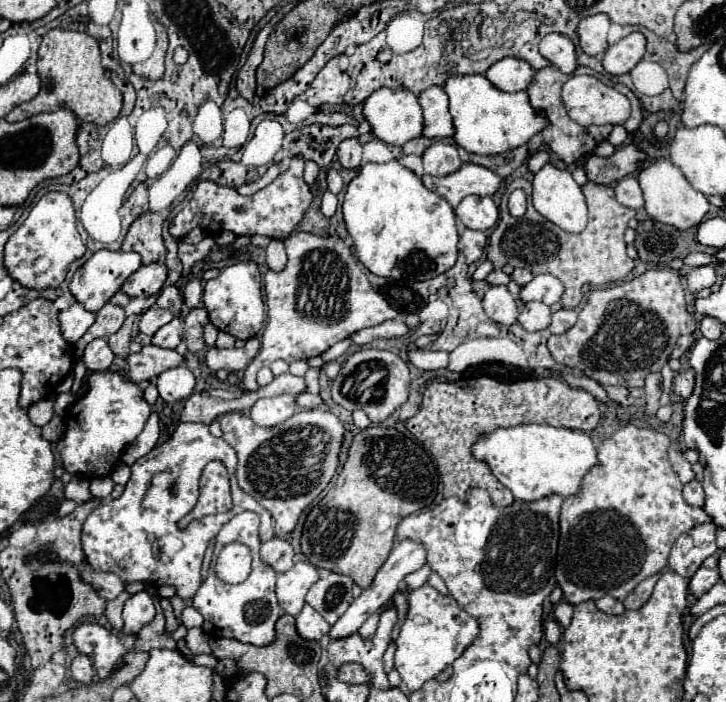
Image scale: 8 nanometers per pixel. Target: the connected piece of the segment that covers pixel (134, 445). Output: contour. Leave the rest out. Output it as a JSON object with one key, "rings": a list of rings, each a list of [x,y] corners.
{"rings":[[[153,413],[149,416],[146,427],[142,429],[142,433],[124,449],[122,453],[122,461],[126,465],[132,465],[136,459],[140,459],[142,455],[146,455],[158,441],[160,436],[159,416]]]}

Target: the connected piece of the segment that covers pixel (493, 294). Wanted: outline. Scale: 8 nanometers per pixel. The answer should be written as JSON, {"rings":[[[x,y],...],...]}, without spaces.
{"rings":[[[492,285],[484,295],[484,311],[486,315],[500,323],[500,325],[512,325],[518,317],[518,307],[514,297],[510,295],[506,285]]]}

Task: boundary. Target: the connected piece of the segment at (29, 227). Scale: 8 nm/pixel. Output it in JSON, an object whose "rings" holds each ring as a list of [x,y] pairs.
{"rings":[[[50,191],[32,207],[26,221],[8,239],[4,247],[4,265],[10,277],[14,277],[18,283],[40,291],[46,287],[60,287],[70,263],[80,259],[84,251],[86,245],[82,243],[76,229],[76,213],[72,199],[66,193]]]}

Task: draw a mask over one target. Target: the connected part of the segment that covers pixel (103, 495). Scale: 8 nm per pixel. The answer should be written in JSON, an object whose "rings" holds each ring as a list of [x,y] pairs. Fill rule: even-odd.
{"rings":[[[102,477],[102,479],[92,479],[90,481],[90,493],[92,493],[94,499],[102,499],[102,501],[108,499],[110,493],[112,493],[112,487],[114,487],[114,483],[112,483],[110,477]]]}

